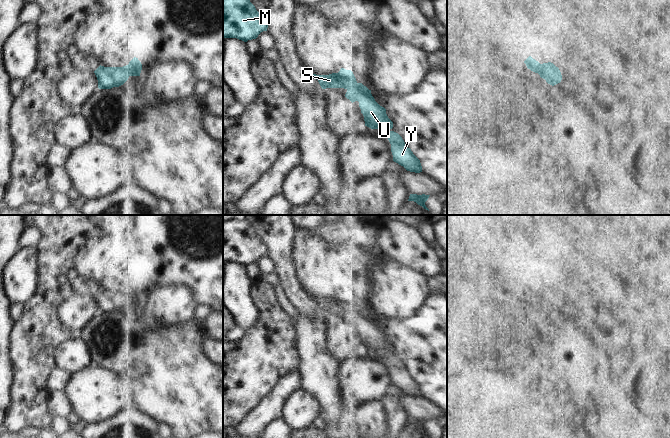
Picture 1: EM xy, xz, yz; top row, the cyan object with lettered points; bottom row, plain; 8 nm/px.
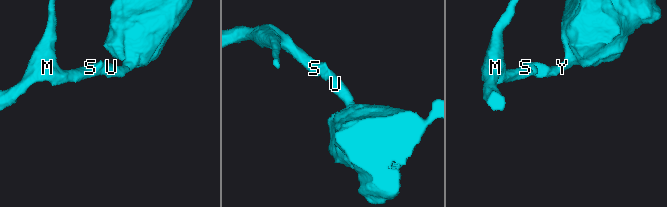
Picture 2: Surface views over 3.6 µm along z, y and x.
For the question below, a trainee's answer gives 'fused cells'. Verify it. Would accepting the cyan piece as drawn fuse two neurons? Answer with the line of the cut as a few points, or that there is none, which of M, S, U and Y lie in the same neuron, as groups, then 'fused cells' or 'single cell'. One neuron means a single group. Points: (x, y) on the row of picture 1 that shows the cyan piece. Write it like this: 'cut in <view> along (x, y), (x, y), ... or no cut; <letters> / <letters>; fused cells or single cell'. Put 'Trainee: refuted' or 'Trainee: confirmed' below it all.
no cut; M S U Y; single cell
Trainee: refuted

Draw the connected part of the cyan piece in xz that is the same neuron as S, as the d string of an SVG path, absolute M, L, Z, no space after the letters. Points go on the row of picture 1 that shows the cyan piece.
M341 68L338 73L332 73L329 75L316 75L310 72L319 82L322 89L326 88L344 88L347 90L345 97L349 99L352 103L355 101L359 102L359 107L361 109L361 113L364 116L365 126L371 129L392 129L393 122L388 118L386 114L386 109L380 106L374 99L371 94L371 90L369 90L362 83L358 83L356 78L351 70L346 70Z

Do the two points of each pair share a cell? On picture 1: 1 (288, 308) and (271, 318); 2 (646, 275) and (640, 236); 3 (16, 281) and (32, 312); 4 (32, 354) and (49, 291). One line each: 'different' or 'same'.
1: different
2: different
3: different
4: same

